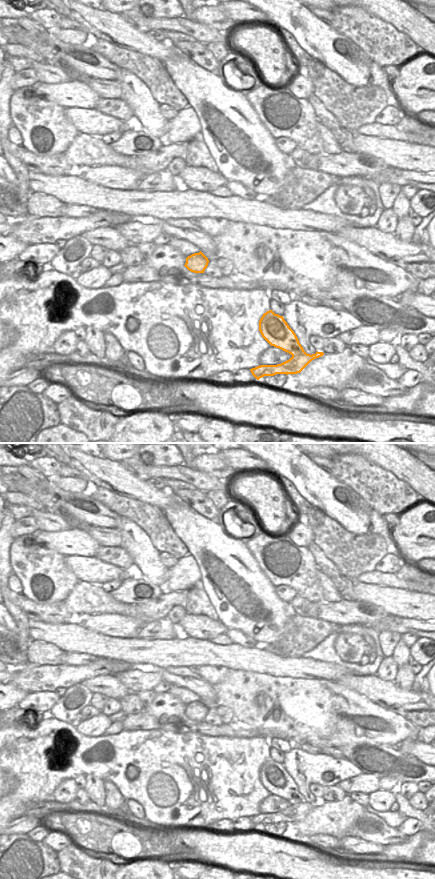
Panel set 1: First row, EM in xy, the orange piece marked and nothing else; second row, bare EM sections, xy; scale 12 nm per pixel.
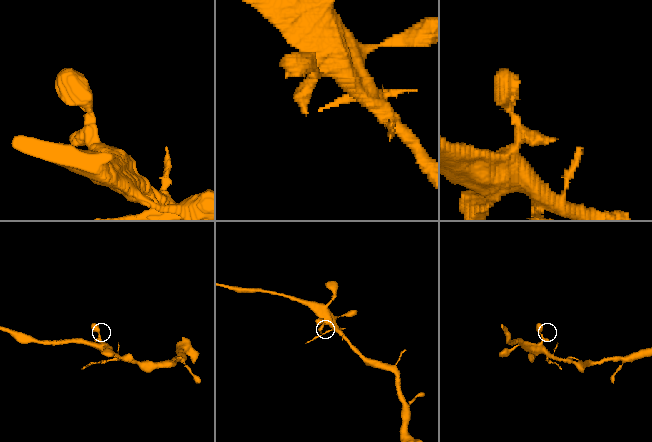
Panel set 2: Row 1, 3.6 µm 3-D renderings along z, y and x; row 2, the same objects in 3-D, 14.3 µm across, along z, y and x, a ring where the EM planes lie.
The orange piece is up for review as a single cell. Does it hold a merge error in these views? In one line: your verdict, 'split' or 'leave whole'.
split

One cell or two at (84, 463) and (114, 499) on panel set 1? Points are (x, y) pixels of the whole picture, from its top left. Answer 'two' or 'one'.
two

